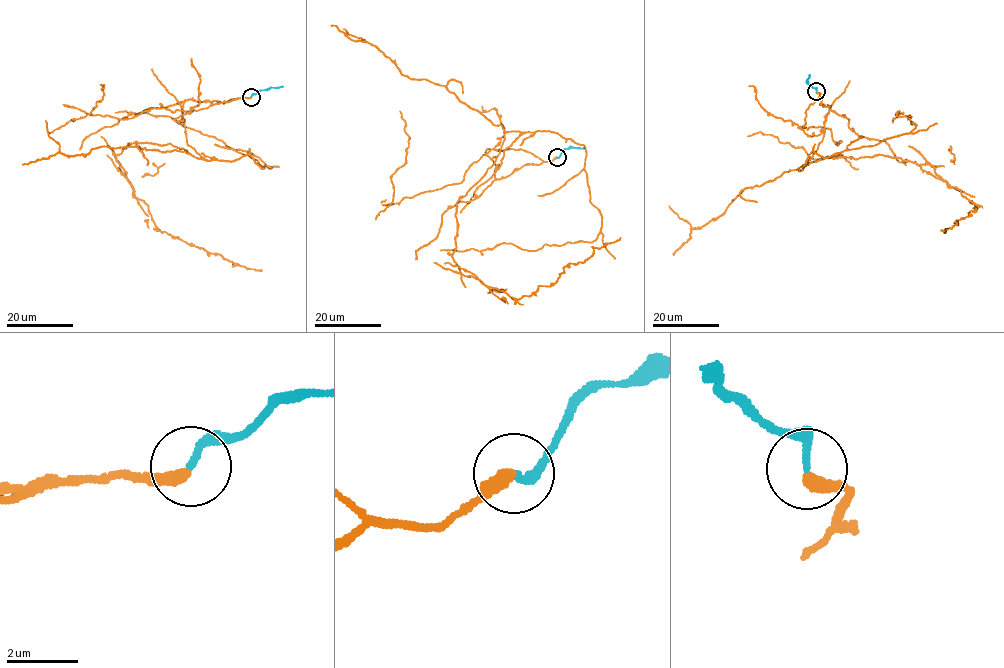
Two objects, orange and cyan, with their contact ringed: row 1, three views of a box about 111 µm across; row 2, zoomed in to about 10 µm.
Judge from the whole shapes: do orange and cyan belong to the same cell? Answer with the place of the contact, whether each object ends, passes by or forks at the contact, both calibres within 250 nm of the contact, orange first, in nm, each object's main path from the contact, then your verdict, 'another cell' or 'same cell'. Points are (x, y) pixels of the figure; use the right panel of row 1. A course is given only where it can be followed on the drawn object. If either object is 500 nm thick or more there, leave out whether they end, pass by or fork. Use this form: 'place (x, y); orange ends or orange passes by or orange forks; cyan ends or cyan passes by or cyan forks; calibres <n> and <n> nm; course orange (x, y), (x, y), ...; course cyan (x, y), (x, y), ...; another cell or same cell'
place (816, 91); orange ends; cyan ends; calibres 360 and 200 nm; course orange (816, 92), (820, 104), (829, 106), (824, 136), (798, 171), (827, 156), (927, 164), (977, 206), (941, 231); course cyan (816, 91), (808, 83), (809, 74); another cell

